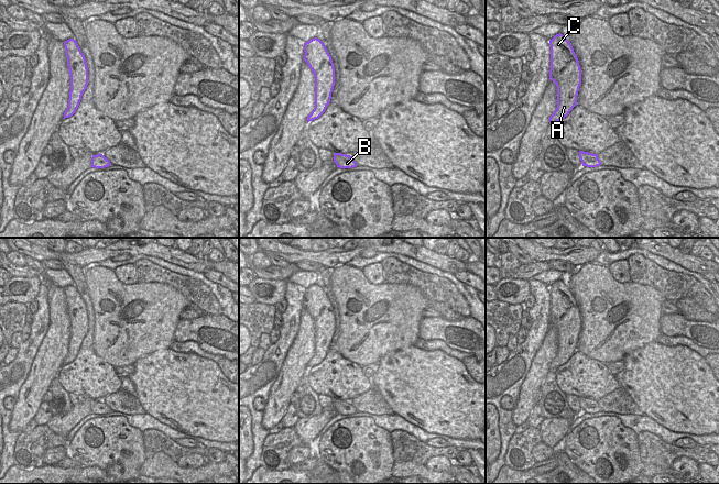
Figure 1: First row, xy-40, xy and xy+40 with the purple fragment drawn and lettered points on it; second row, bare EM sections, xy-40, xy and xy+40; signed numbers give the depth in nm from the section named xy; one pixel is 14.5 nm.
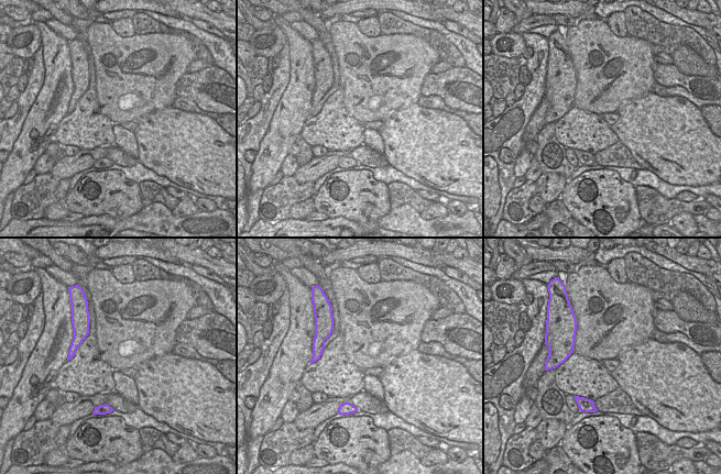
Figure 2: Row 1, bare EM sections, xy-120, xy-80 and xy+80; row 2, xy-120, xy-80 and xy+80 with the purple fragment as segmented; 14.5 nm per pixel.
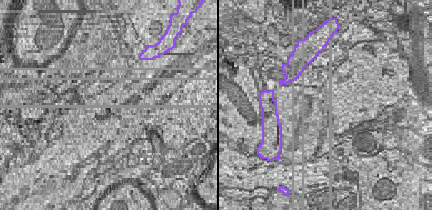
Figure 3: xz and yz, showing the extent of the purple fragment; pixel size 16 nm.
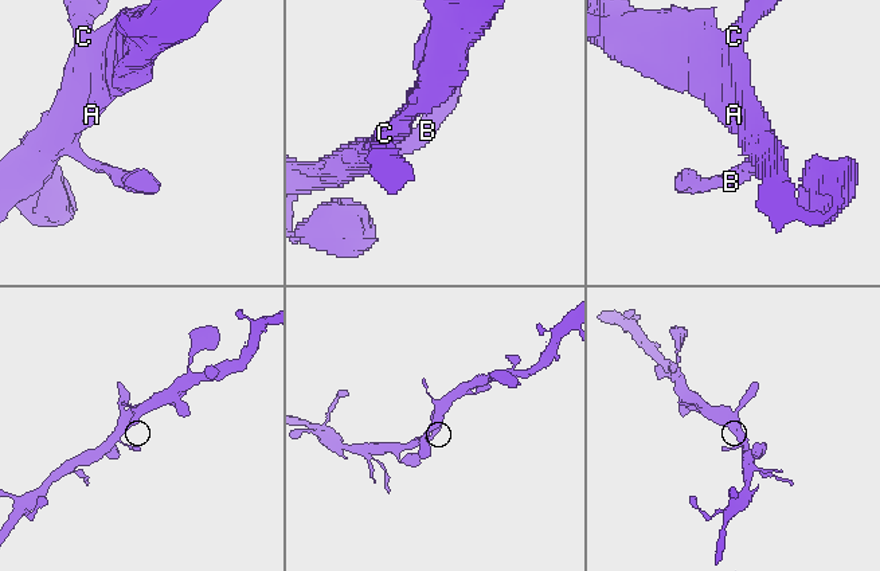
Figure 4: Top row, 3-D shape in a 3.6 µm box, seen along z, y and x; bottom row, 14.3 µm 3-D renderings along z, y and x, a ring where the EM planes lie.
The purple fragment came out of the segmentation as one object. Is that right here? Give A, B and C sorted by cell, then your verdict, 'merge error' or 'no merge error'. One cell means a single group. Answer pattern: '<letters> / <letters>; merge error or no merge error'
A B C; no merge error

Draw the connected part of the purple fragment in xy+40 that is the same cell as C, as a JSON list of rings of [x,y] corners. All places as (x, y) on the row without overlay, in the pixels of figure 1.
[[[562,279],[549,286],[549,292],[549,326],[557,332],[557,354],[551,362],[549,370],[555,371],[567,363],[577,351],[581,316],[570,288]]]

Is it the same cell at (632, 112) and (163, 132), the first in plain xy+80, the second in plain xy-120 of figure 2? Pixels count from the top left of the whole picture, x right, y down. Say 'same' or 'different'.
same

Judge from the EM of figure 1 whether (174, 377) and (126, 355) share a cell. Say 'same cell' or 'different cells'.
different cells

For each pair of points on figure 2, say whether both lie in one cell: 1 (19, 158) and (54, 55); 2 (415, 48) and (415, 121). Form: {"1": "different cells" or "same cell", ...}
{"1": "same cell", "2": "different cells"}

